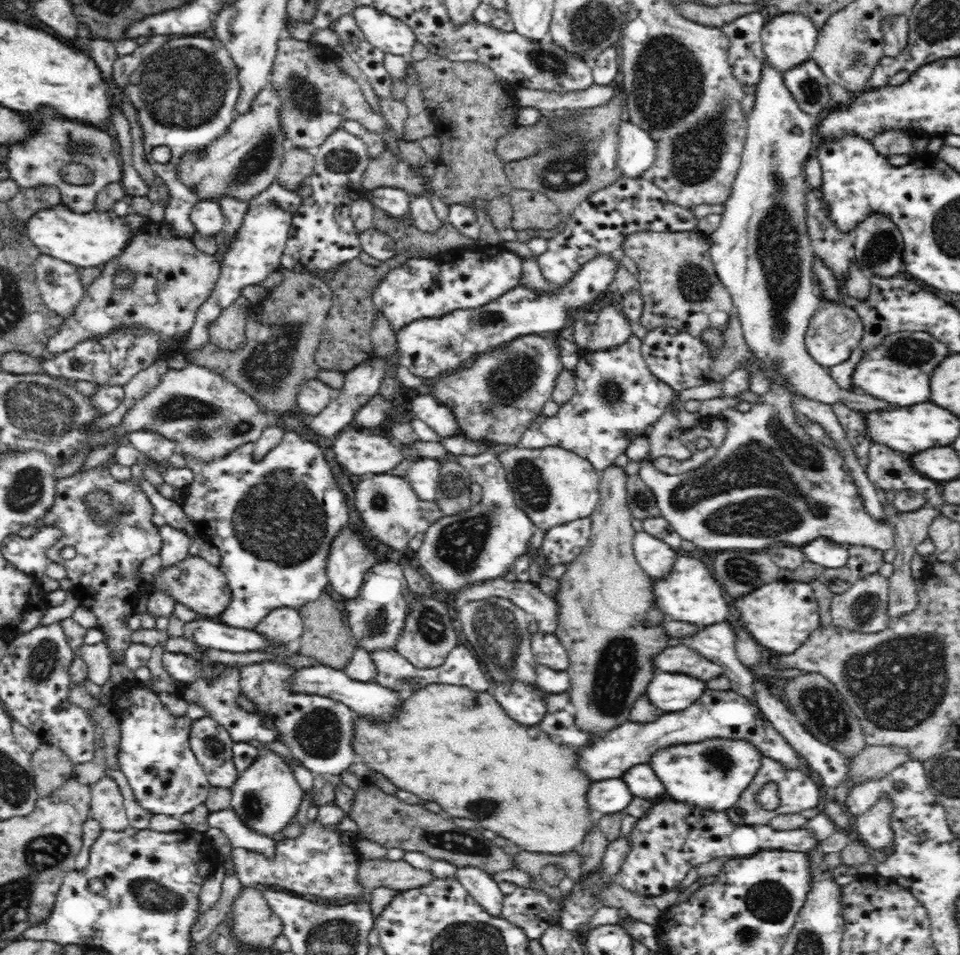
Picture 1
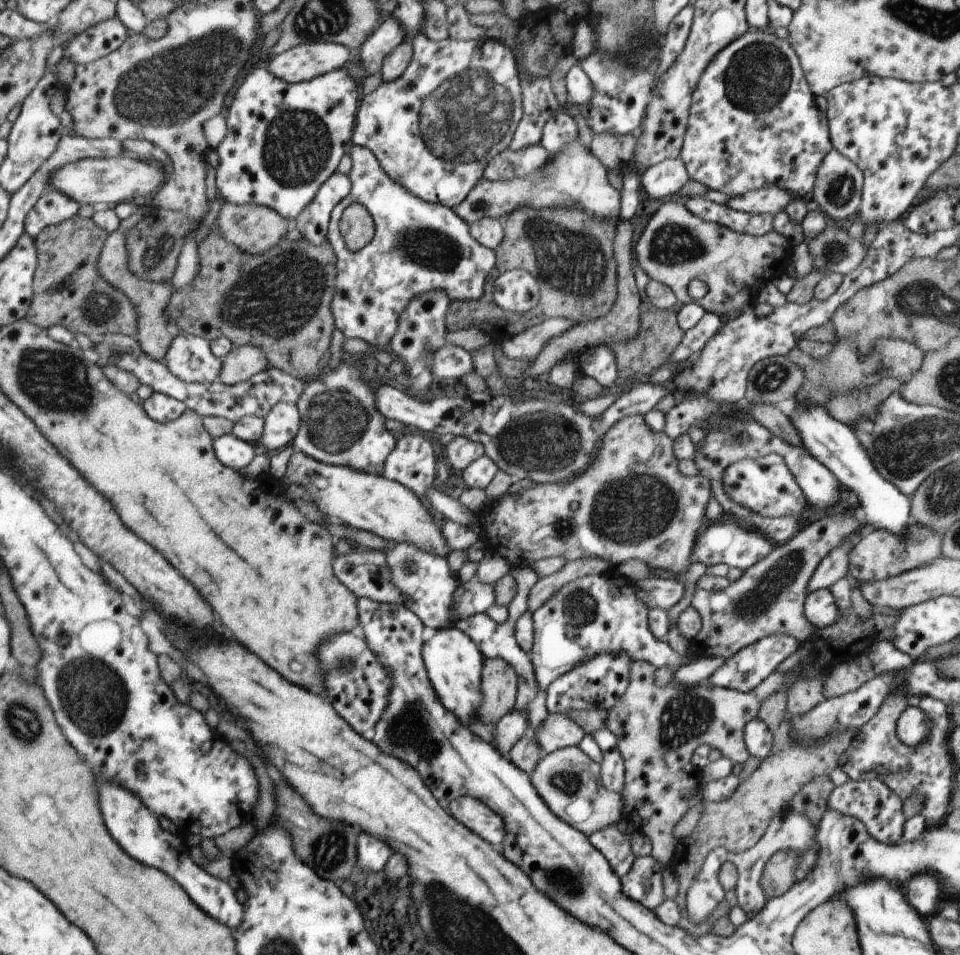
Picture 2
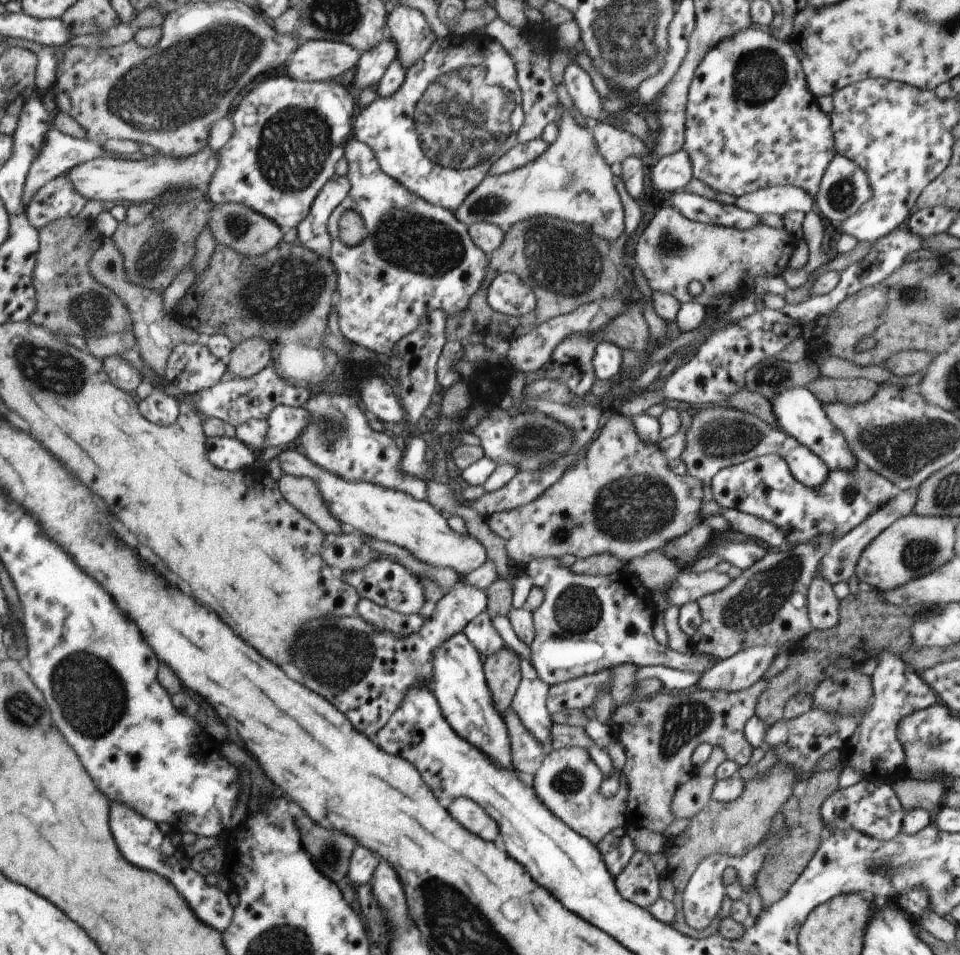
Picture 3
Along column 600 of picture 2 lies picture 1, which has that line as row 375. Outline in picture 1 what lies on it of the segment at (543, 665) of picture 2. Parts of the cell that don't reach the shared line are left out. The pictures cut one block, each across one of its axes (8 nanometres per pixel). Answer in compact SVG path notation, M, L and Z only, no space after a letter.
M635 335L613 349L580 349L575 376L575 394L552 417L538 417L524 431L518 446L528 449L564 448L583 457L602 472L620 454L625 454L631 439L643 435L670 407L676 392L658 380L648 368Z

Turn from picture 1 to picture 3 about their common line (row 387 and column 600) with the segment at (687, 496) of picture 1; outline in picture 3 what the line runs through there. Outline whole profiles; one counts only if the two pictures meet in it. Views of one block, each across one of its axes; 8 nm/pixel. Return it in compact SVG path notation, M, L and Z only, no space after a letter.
M561 747L547 751L541 766L533 775L531 784L539 800L548 808L567 828L572 828L579 836L586 837L597 849L597 842L614 828L628 825L626 818L626 798L628 792L620 789L611 798L601 793L603 776L599 768L581 747Z

